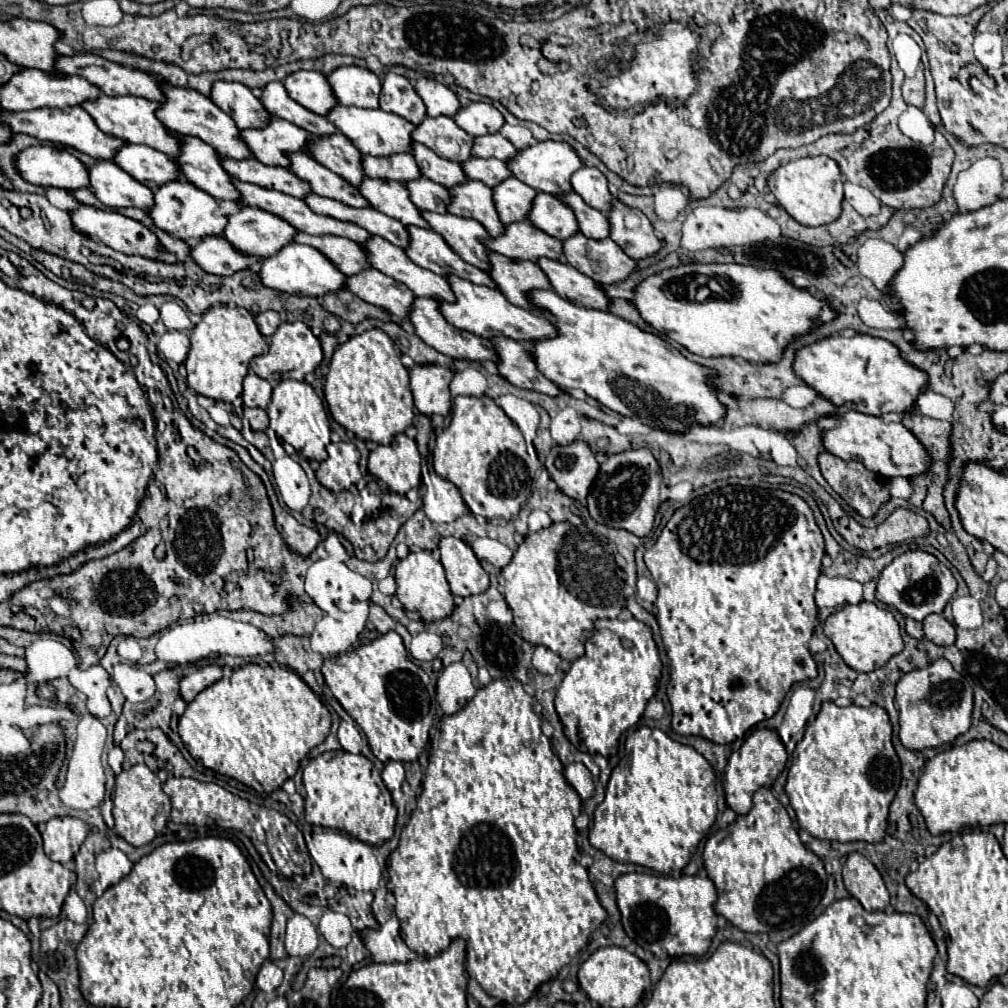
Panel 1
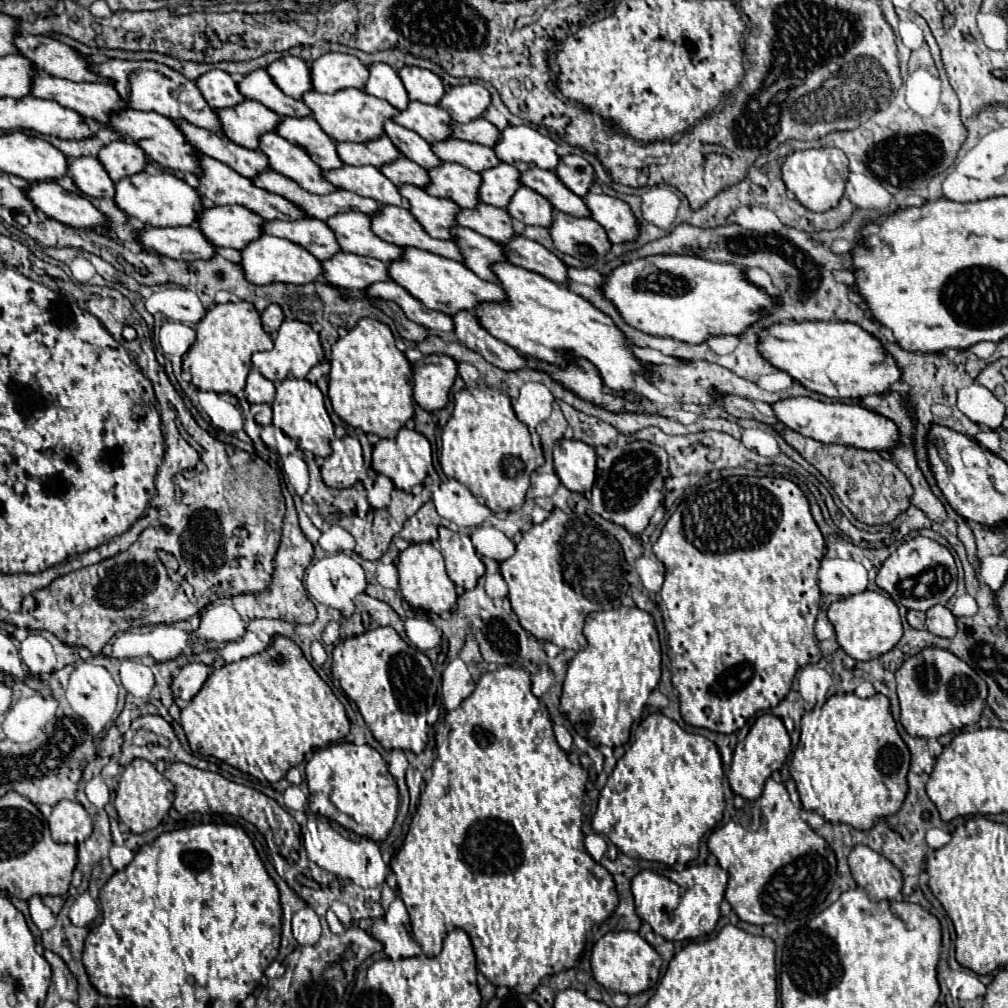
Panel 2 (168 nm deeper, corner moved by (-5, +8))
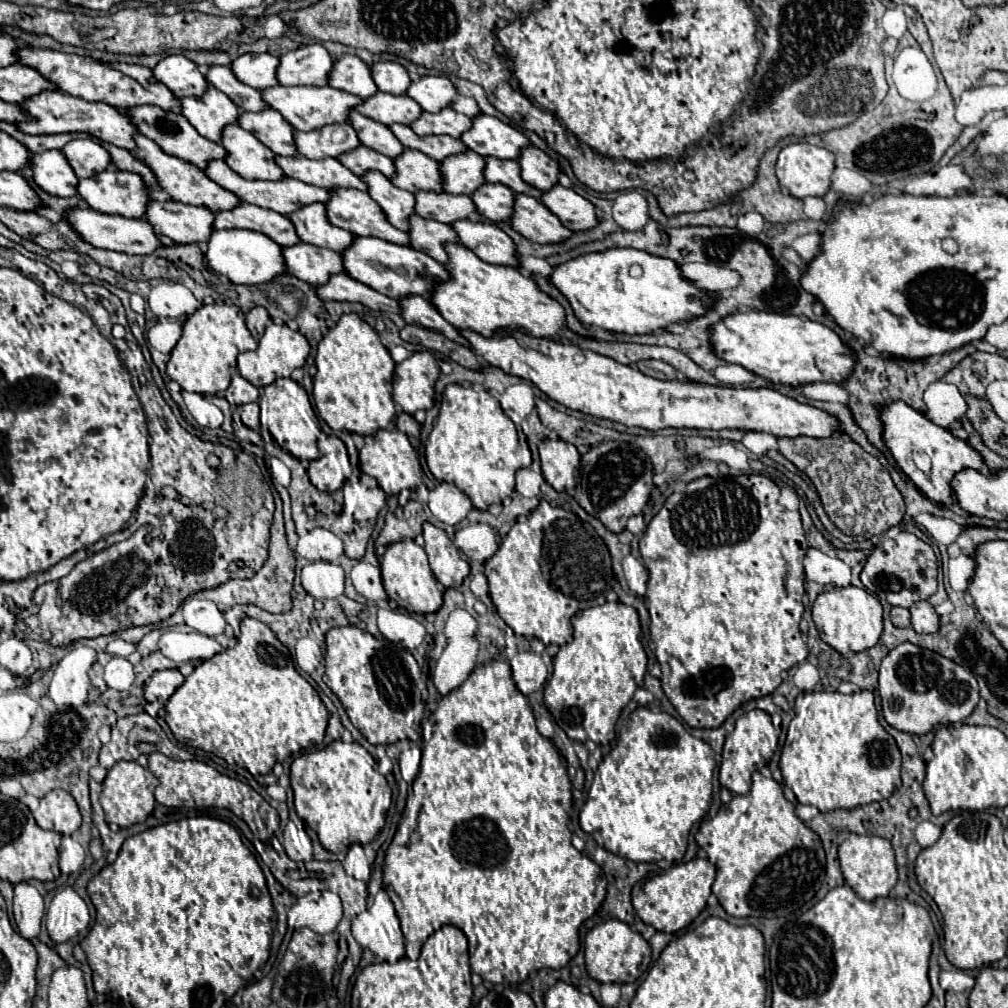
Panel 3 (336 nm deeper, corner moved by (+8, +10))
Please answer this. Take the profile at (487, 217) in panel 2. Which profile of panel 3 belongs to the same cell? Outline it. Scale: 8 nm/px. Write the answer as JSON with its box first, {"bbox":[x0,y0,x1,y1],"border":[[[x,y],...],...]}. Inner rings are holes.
{"bbox":[415,191,473,223],"border":[[[415,191],[415,213],[419,217],[453,223],[453,219],[467,219],[473,211],[473,201],[467,195],[451,195],[445,191]]]}

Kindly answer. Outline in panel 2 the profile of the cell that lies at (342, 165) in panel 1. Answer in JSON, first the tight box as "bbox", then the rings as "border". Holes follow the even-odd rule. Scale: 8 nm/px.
{"bbox":[276,117,344,171],"border":[[[286,117],[282,125],[278,125],[276,133],[294,145],[300,145],[324,171],[344,167],[336,151],[338,143],[326,131],[322,131],[314,117]]]}

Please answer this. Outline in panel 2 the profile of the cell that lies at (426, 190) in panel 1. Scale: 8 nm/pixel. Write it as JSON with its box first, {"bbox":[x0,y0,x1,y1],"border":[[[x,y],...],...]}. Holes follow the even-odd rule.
{"bbox":[380,157,430,189],"border":[[[402,157],[402,161],[394,161],[394,165],[384,165],[380,169],[390,181],[394,181],[394,185],[402,187],[402,185],[414,185],[420,189],[426,189],[430,185],[430,175],[426,169],[422,169],[420,165],[416,165],[414,161]]]}

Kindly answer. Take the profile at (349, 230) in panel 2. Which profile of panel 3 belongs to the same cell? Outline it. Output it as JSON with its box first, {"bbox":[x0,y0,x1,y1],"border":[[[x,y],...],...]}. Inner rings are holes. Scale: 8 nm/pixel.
{"bbox":[287,203,353,253],"border":[[[309,203],[289,213],[287,217],[297,231],[297,237],[303,243],[325,247],[339,253],[345,247],[349,247],[349,243],[353,241],[353,235],[349,235],[349,231],[341,231],[339,227],[329,227],[323,203]]]}

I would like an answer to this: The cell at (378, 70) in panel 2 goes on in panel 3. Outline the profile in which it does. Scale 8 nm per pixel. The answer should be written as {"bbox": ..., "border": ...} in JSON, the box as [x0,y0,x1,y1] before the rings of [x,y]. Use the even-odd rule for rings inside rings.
{"bbox":[329,55,377,99],"border":[[[343,55],[335,59],[329,73],[329,85],[361,99],[369,99],[369,95],[377,93],[377,87],[369,75],[369,65],[357,59],[357,55]]]}

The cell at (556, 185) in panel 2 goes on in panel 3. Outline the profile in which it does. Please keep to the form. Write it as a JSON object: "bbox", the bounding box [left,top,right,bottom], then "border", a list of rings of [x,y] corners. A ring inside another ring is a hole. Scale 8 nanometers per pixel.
{"bbox":[483,157,541,197],"border":[[[483,157],[483,159],[485,159],[485,169],[483,169],[485,181],[507,185],[515,193],[527,193],[533,197],[541,195],[541,191],[533,191],[533,187],[525,187],[525,183],[521,183],[521,175],[517,175],[517,161],[497,159],[497,157]]]}

